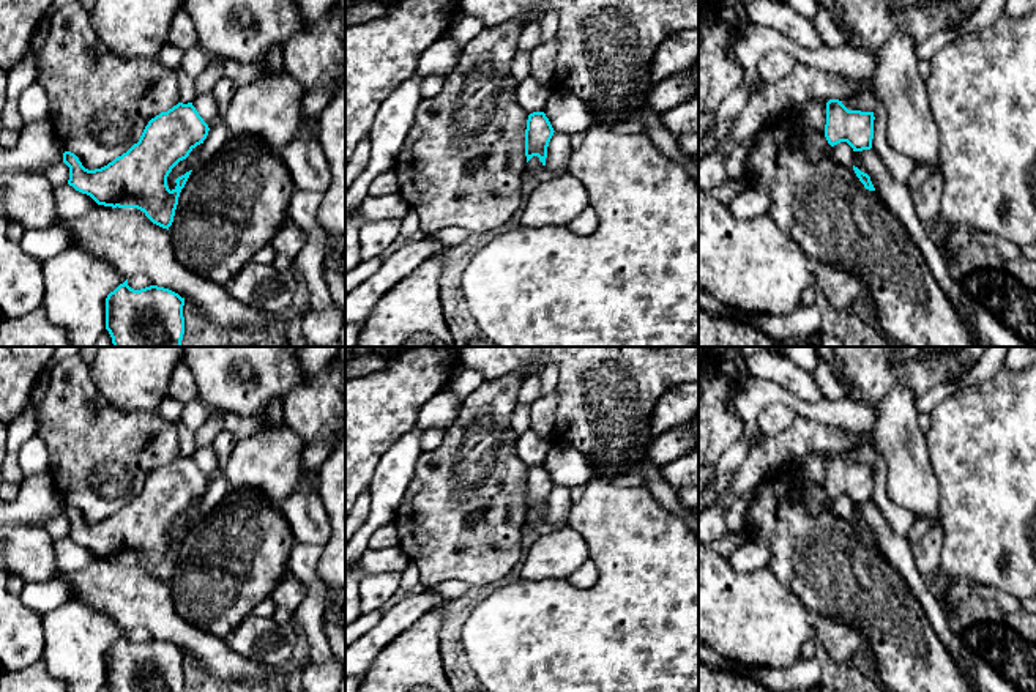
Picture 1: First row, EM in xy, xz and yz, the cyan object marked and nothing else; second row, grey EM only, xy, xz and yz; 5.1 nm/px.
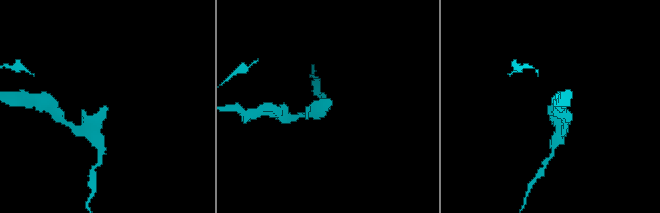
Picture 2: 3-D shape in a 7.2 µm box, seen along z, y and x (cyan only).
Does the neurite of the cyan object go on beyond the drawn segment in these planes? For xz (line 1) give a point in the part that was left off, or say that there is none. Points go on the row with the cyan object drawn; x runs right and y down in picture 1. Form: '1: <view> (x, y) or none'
1: none

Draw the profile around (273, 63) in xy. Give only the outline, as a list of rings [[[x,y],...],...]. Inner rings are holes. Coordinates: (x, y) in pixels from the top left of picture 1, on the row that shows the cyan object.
[[[278,44],[273,46],[273,47],[268,50],[268,55],[266,55],[266,58],[265,58],[265,71],[263,71],[263,74],[260,76],[262,80],[266,80],[266,79],[271,79],[271,77],[276,77],[276,76],[285,73],[282,57],[284,57],[282,47],[278,46]]]

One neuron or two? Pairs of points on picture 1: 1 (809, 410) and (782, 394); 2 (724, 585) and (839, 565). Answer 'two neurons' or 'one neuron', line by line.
1: one neuron
2: two neurons

